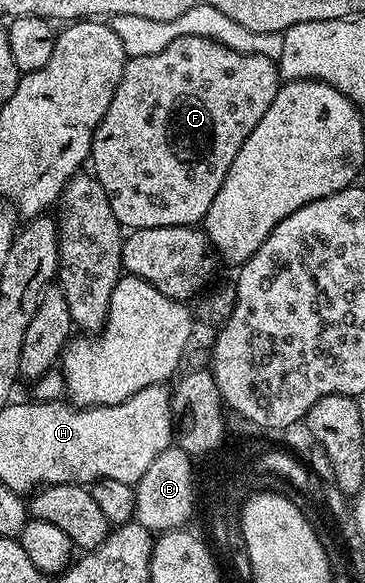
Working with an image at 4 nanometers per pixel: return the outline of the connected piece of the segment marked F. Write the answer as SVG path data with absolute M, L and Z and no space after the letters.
M176 38L176 42L164 46L160 54L129 57L124 66L124 74L116 86L116 94L100 126L96 126L90 147L90 160L92 165L94 164L92 175L100 182L100 186L104 186L104 194L108 194L108 202L112 202L112 214L116 214L123 229L201 225L208 214L208 206L212 206L212 198L216 198L216 194L220 194L220 186L224 186L224 178L228 166L232 166L232 158L240 154L240 146L244 146L244 138L248 138L248 134L256 130L256 122L260 122L268 106L272 106L272 98L276 98L279 87L280 77L275 61L260 54L237 52L208 38Z

